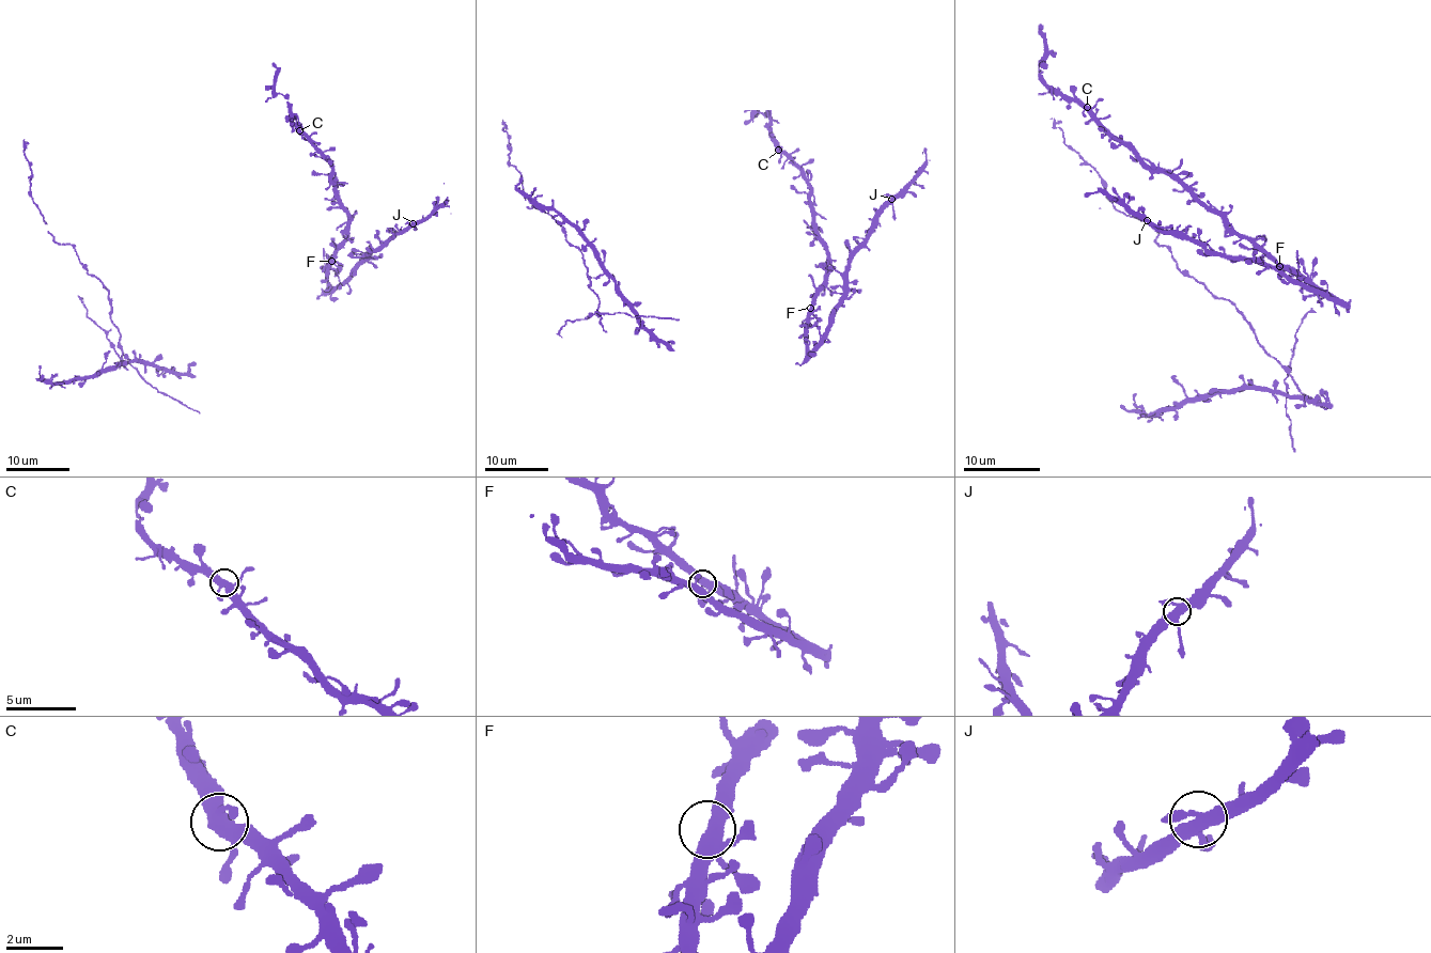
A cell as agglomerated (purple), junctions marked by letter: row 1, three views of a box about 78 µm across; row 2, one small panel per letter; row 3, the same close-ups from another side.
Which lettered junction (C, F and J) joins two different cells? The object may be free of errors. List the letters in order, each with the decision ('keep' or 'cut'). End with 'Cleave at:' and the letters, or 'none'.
C: keep
F: keep
J: keep
Cleave at: none

